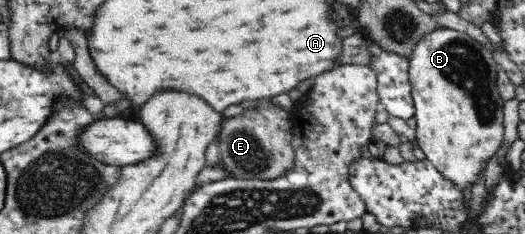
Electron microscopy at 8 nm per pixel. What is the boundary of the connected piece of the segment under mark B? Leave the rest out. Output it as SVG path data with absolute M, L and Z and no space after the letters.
M438 27L431 32L427 32L425 37L422 37L416 46L411 50L409 54L409 86L411 87L411 98L414 104L414 116L416 120L416 139L419 142L421 150L426 154L428 158L434 165L435 168L447 179L455 183L457 188L463 190L465 185L474 184L477 182L477 177L479 172L487 166L487 161L499 150L503 145L503 103L506 101L499 92L497 86L497 73L500 71L500 64L493 59L491 50L486 48L484 44L471 38L469 34L463 31L453 30L452 28Z

